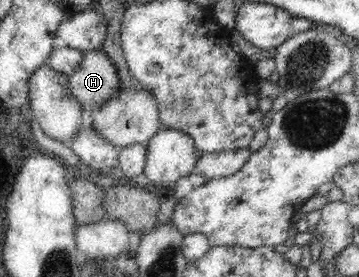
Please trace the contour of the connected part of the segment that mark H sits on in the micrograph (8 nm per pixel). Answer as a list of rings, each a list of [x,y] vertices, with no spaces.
[[[102,47],[84,52],[68,82],[77,101],[94,111],[103,107],[120,87],[117,68]]]

